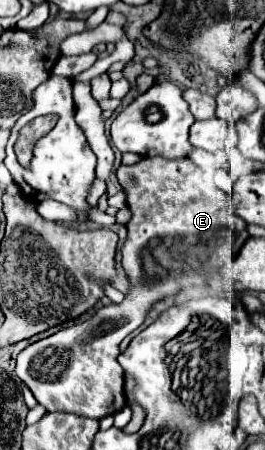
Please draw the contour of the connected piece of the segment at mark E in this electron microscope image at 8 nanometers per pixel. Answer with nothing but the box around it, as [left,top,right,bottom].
[16,156,248,418]

